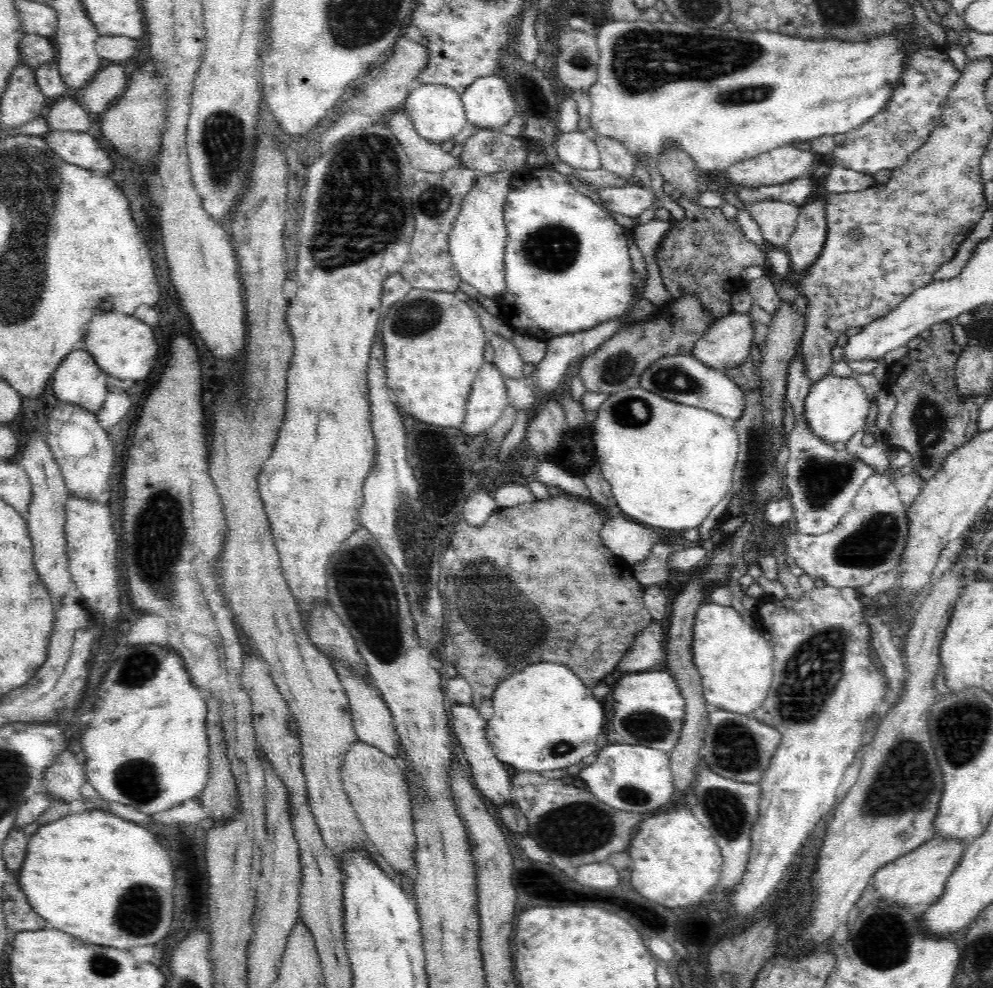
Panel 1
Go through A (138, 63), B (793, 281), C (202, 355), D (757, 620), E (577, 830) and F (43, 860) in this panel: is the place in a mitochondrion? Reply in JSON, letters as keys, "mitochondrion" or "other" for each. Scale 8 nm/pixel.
{"A":"other","B":"other","C":"other","D":"other","E":"mitochondrion","F":"other"}

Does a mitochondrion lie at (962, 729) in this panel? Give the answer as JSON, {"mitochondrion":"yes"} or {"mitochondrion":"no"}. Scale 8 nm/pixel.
{"mitochondrion":"yes"}

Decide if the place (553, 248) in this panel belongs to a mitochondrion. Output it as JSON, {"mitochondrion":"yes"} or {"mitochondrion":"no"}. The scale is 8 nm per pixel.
{"mitochondrion":"yes"}

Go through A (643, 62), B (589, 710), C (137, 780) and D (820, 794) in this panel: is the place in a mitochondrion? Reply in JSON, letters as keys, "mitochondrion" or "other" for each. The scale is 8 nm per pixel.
{"A":"mitochondrion","B":"other","C":"mitochondrion","D":"other"}

